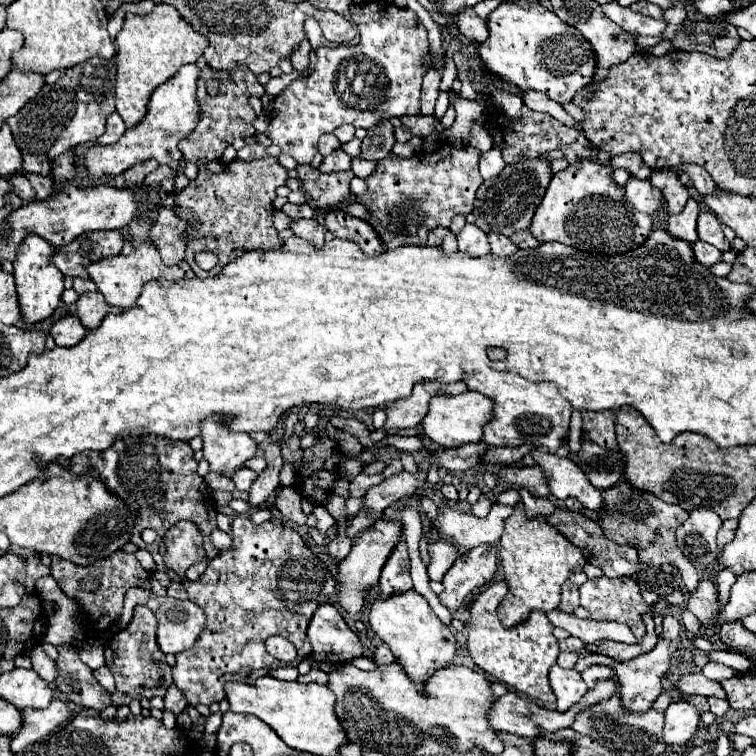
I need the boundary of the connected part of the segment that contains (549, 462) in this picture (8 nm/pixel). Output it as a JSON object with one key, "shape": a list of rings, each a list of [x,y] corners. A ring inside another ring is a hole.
{"shape":[[[532,449],[530,455],[534,461],[544,467],[544,473],[548,475],[548,483],[552,483],[552,495],[558,499],[576,497],[580,503],[584,503],[586,509],[598,511],[600,509],[600,493],[590,485],[586,475],[570,461],[562,459],[554,453],[542,453],[538,449]]]}

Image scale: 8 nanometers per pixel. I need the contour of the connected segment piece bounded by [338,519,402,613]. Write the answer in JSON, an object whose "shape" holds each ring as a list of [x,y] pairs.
{"shape":[[[378,519],[368,531],[364,531],[358,539],[358,543],[352,547],[346,559],[340,561],[338,571],[340,571],[340,591],[338,591],[338,601],[348,613],[358,613],[364,607],[366,591],[378,583],[380,571],[392,553],[392,547],[396,547],[398,539],[402,535],[402,523],[398,521],[388,521],[388,519]]]}

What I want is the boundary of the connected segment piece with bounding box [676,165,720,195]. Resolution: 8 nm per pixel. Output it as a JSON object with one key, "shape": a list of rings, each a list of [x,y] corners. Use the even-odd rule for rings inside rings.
{"shape":[[[680,165],[680,169],[676,171],[686,171],[694,183],[694,189],[702,195],[718,195],[718,185],[714,183],[714,179],[710,179],[710,175],[700,167],[700,165]]]}

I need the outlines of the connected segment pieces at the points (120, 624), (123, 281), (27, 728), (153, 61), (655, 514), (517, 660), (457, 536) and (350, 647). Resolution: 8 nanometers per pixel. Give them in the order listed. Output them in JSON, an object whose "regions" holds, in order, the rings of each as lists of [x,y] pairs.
{"regions":[[[[140,587],[136,589],[130,589],[124,597],[124,609],[120,613],[120,617],[116,619],[116,631],[124,629],[128,623],[130,623],[130,617],[132,617],[132,609],[136,605],[146,605],[154,611],[156,619],[158,619],[158,645],[164,653],[180,653],[180,651],[186,651],[190,649],[196,639],[200,637],[200,633],[204,631],[204,625],[206,625],[206,613],[192,601],[178,601],[178,599],[172,599],[172,597],[158,597],[154,593],[148,593],[148,591],[142,591]]],[[[142,243],[140,247],[136,247],[130,255],[118,255],[118,257],[108,257],[108,259],[102,259],[102,261],[96,261],[96,263],[90,263],[88,265],[88,273],[90,273],[90,279],[94,279],[94,283],[98,285],[98,291],[106,297],[106,301],[114,307],[120,307],[120,309],[130,309],[134,307],[140,291],[142,291],[142,285],[150,279],[168,279],[168,281],[178,281],[178,279],[184,279],[186,273],[176,265],[176,267],[166,267],[160,259],[160,253],[156,251],[156,245],[154,243]]],[[[54,699],[44,709],[32,709],[32,707],[22,709],[24,723],[22,723],[22,729],[12,737],[12,751],[14,753],[24,751],[28,745],[48,737],[58,725],[62,725],[64,721],[68,721],[72,717],[74,717],[74,713],[70,709],[70,705],[60,699]]],[[[156,5],[148,15],[132,15],[126,13],[124,17],[124,27],[116,37],[116,67],[118,67],[118,79],[116,79],[116,111],[120,113],[120,117],[124,119],[126,127],[136,127],[148,111],[148,99],[152,95],[152,91],[156,87],[160,87],[164,81],[168,81],[172,77],[172,73],[176,73],[182,65],[188,63],[196,63],[204,49],[208,47],[208,39],[204,35],[200,35],[198,31],[194,31],[188,23],[184,23],[184,19],[180,19],[180,13],[170,7],[170,5]]],[[[628,479],[620,481],[618,485],[610,487],[608,491],[600,491],[600,493],[602,493],[602,509],[596,515],[598,515],[598,523],[602,525],[604,535],[618,545],[634,547],[638,551],[640,563],[646,563],[652,567],[660,567],[662,563],[674,565],[680,571],[682,579],[686,581],[686,587],[690,591],[694,591],[696,583],[700,579],[698,571],[676,545],[676,529],[688,519],[688,511],[684,511],[678,505],[664,503],[654,493],[632,487],[628,483]]],[[[494,581],[488,585],[486,591],[482,591],[476,599],[476,603],[470,609],[468,619],[468,651],[472,661],[496,677],[498,681],[526,693],[532,699],[538,699],[546,705],[554,703],[554,693],[550,689],[548,671],[552,665],[556,665],[556,657],[560,653],[558,639],[552,635],[554,625],[548,621],[546,613],[532,611],[530,617],[514,627],[504,627],[498,619],[496,607],[502,601],[502,597],[508,593],[506,581]]],[[[494,503],[488,517],[480,519],[450,507],[438,507],[436,519],[432,521],[428,515],[424,515],[424,523],[434,527],[438,535],[450,541],[454,547],[460,547],[460,553],[466,553],[482,543],[498,543],[504,531],[504,521],[508,515],[512,515],[512,511],[514,507]]],[[[334,605],[316,609],[310,625],[308,639],[312,643],[312,659],[328,663],[352,663],[362,657],[364,647],[358,635],[346,625]]]]}

